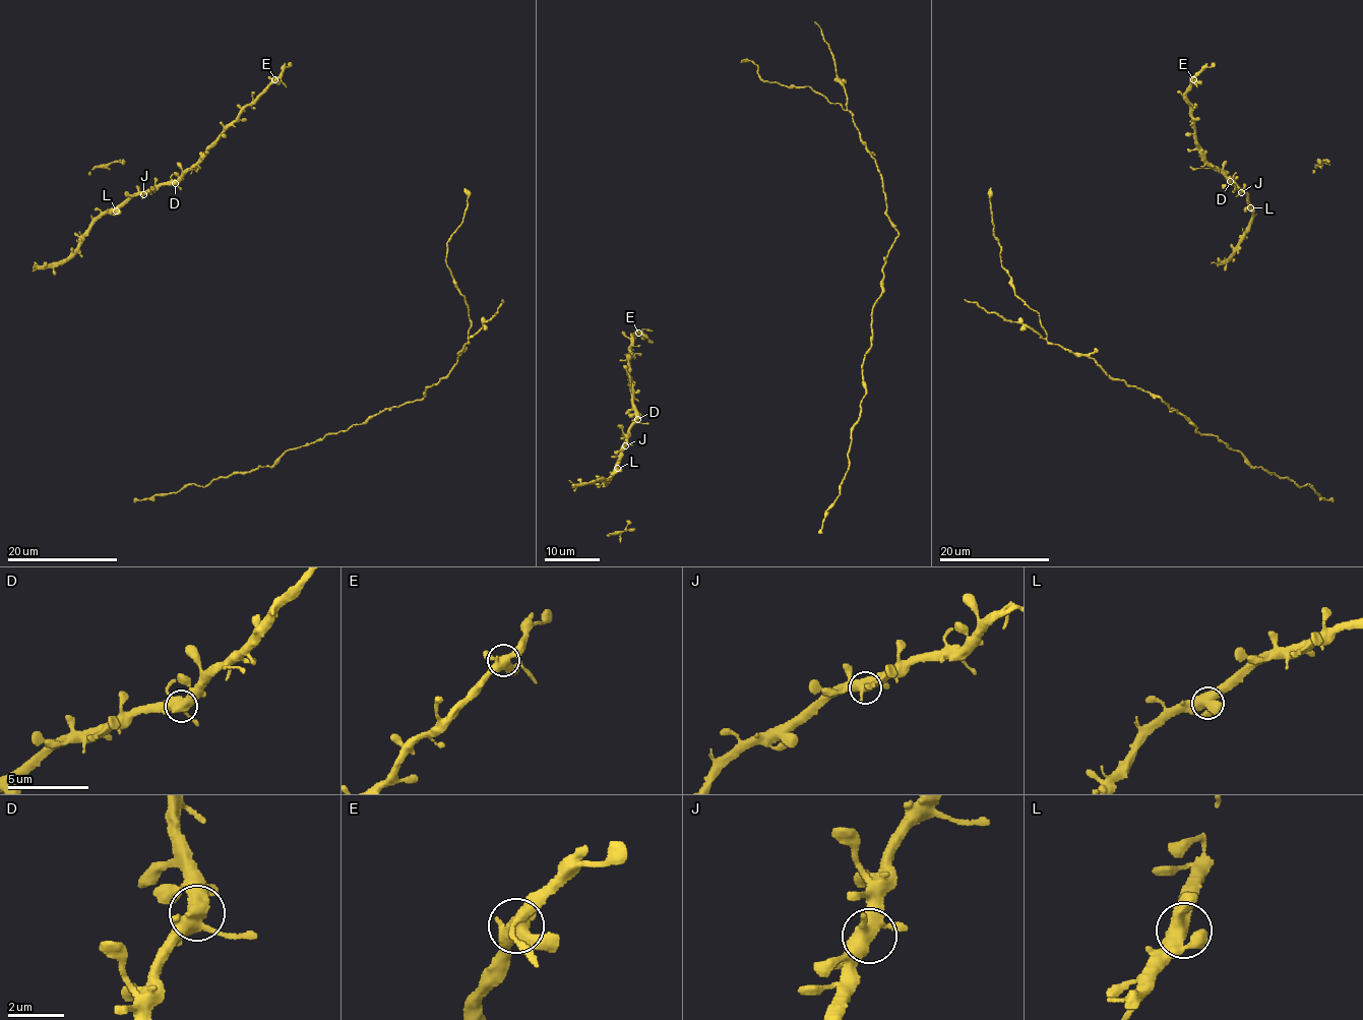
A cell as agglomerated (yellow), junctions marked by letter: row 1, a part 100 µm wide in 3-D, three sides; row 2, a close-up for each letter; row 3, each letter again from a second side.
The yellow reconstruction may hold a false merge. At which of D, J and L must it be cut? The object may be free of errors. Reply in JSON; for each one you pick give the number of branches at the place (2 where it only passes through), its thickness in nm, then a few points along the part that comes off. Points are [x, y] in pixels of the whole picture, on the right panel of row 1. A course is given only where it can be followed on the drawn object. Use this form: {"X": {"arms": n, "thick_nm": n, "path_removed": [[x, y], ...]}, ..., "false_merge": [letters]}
{"false_merge": []}

